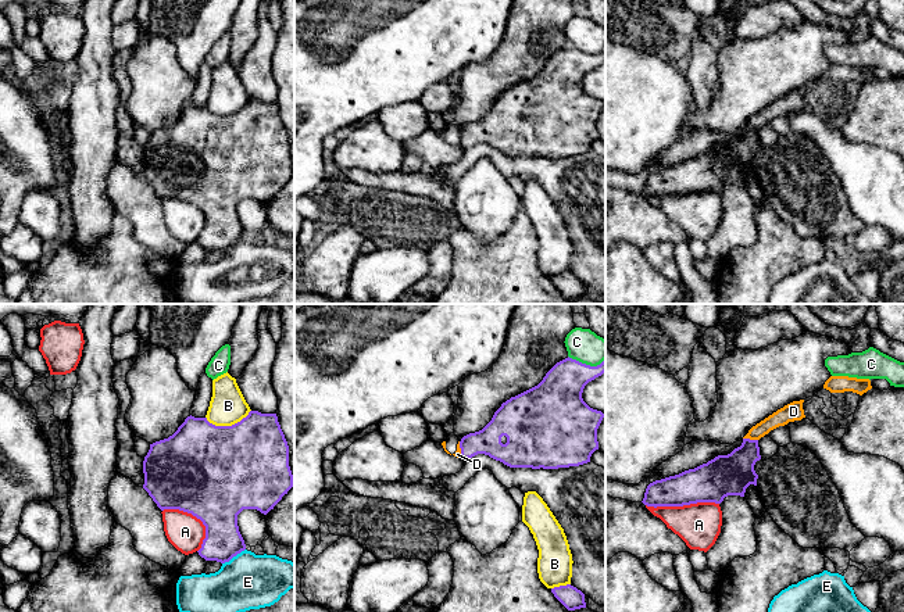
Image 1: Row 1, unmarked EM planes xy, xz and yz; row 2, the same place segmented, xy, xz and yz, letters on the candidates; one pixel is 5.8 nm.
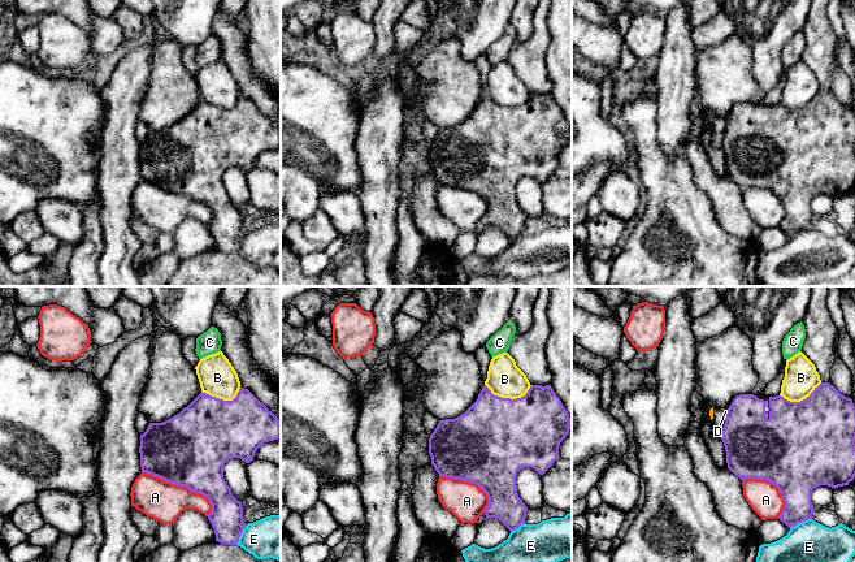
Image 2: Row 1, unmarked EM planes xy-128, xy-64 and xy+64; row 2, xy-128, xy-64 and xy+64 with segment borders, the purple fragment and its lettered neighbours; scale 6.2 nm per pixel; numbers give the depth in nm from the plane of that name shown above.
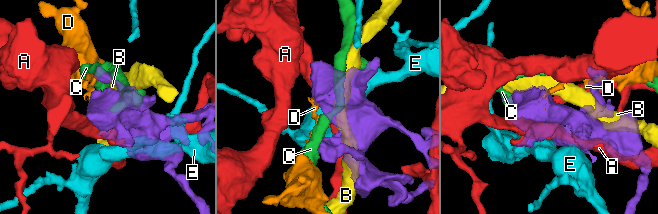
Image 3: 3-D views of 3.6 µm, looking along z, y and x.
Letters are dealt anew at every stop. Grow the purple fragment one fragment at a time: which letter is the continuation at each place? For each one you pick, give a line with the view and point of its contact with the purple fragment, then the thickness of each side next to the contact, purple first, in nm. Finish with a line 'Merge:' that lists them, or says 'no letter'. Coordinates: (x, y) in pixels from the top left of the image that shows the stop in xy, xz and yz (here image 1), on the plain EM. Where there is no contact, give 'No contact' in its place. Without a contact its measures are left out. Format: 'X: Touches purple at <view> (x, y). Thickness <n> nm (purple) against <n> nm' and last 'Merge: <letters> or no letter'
Merge: no letter

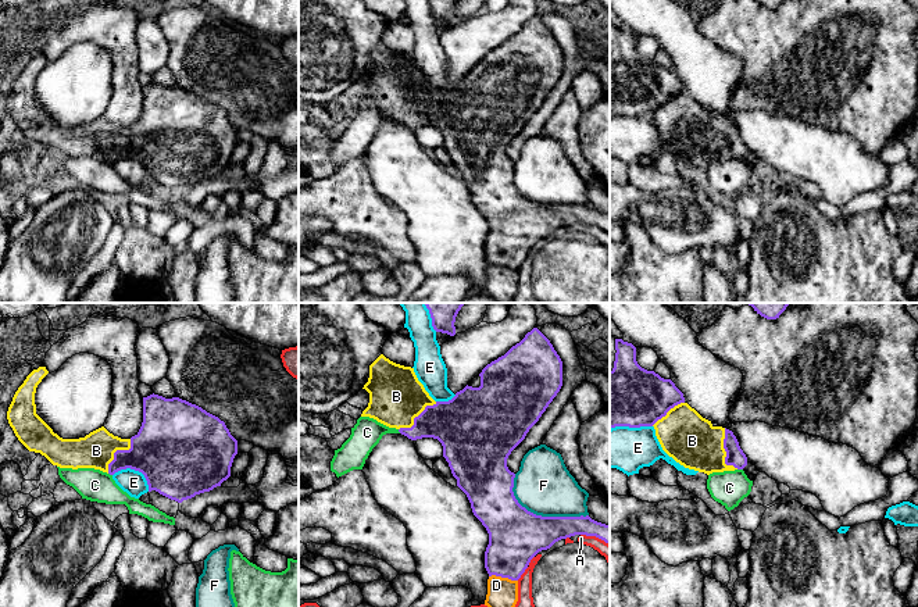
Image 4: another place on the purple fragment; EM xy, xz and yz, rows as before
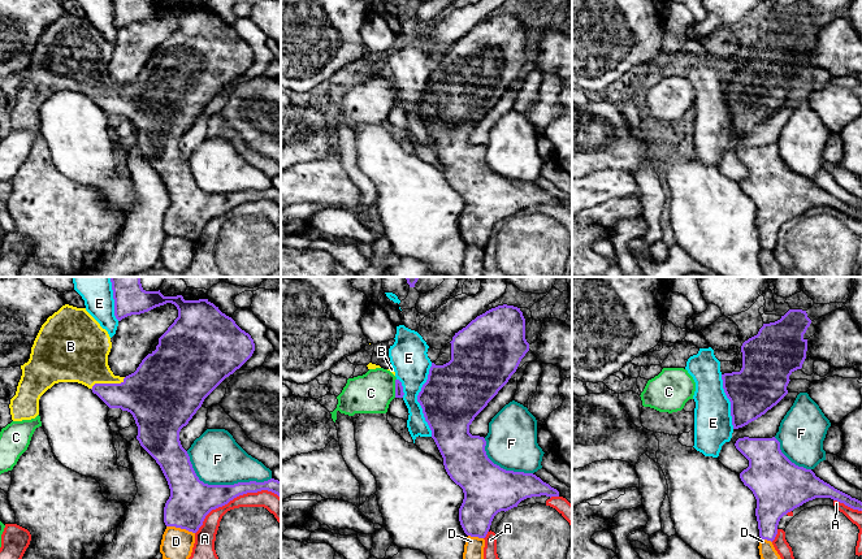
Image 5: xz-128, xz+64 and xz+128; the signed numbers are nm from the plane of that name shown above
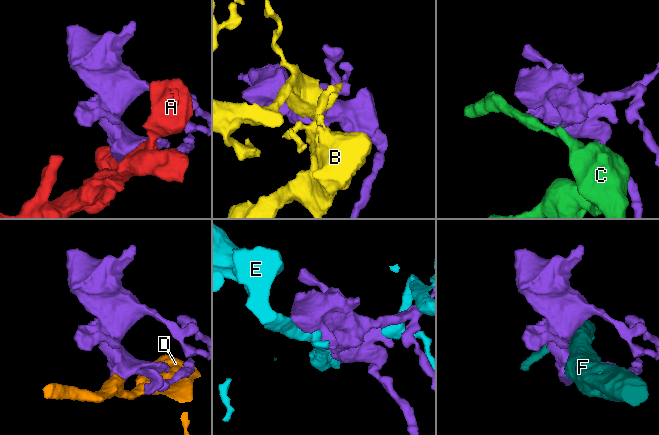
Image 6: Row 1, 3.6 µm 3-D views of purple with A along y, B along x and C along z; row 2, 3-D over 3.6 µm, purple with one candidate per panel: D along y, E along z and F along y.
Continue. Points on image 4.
B: Touches purple at yz (725, 139). Thickness 110 nm (purple) against 300 nm
Merge: B

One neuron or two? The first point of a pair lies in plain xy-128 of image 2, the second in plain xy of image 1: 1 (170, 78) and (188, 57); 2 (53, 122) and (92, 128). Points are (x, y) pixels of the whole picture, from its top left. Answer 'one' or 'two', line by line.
1: two
2: two

